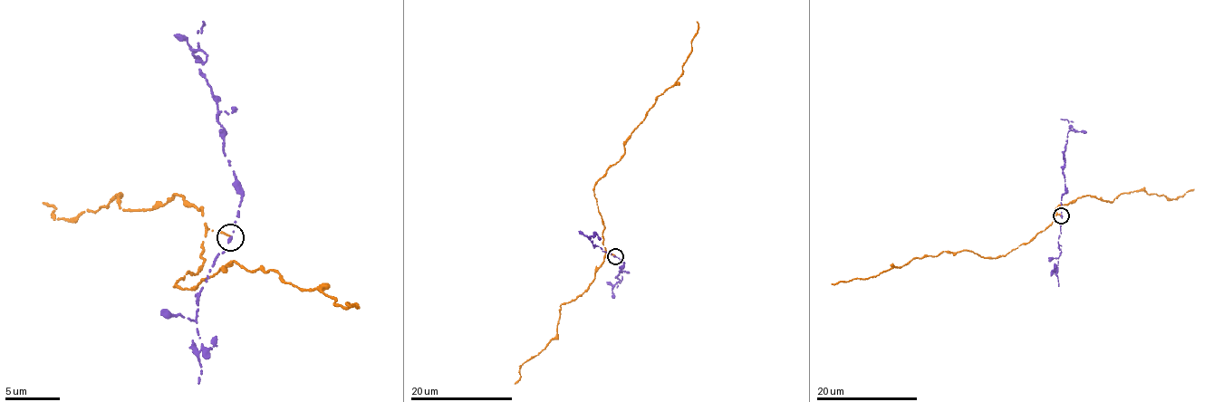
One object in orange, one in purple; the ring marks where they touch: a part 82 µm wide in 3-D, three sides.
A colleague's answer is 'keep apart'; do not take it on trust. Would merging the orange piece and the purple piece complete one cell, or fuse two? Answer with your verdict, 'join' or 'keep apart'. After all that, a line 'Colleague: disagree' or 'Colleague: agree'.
keep apart
Colleague: agree

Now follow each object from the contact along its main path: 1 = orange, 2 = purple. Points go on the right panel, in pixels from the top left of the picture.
1: (1060, 215), (1028, 242), (995, 258), (971, 251), (944, 251), (934, 256), (917, 257), (873, 276), (831, 283)
2: (1062, 215), (1061, 197), (1064, 187), (1063, 153), (1067, 133), (1073, 129), (1073, 121), (1060, 119)

